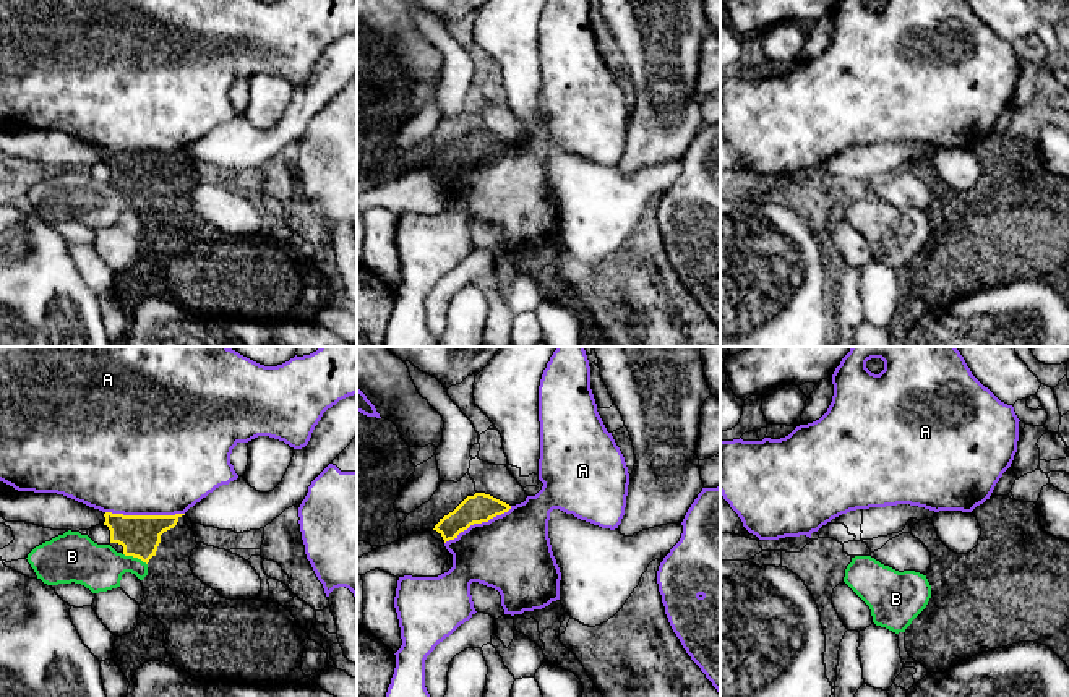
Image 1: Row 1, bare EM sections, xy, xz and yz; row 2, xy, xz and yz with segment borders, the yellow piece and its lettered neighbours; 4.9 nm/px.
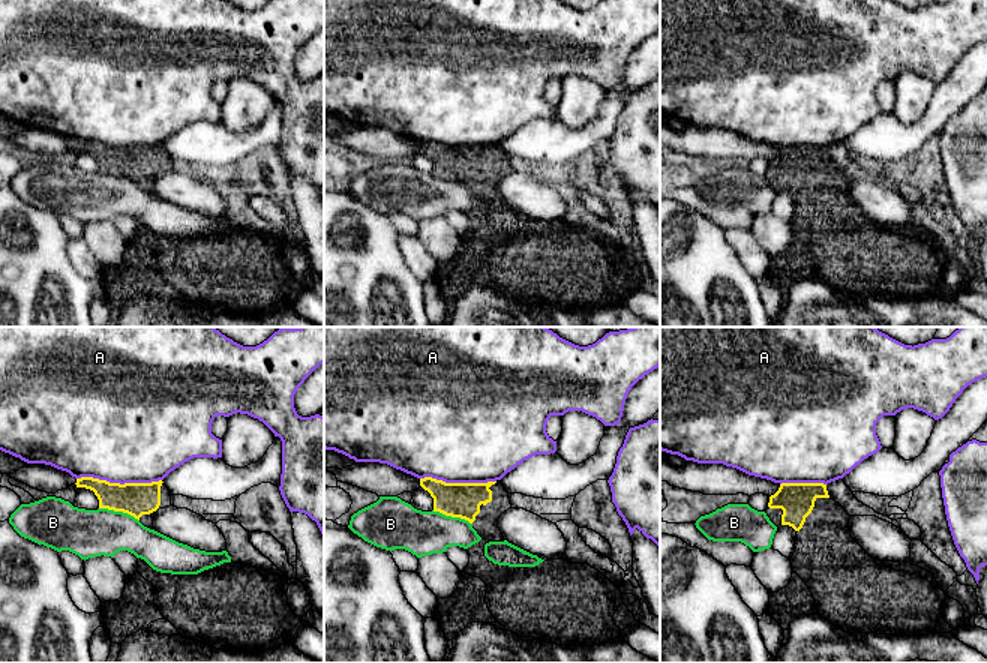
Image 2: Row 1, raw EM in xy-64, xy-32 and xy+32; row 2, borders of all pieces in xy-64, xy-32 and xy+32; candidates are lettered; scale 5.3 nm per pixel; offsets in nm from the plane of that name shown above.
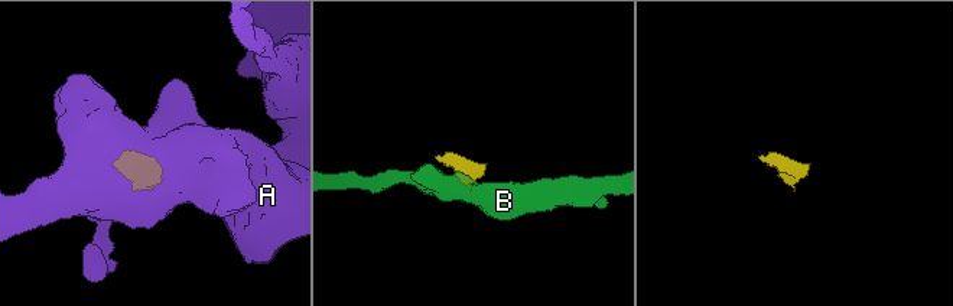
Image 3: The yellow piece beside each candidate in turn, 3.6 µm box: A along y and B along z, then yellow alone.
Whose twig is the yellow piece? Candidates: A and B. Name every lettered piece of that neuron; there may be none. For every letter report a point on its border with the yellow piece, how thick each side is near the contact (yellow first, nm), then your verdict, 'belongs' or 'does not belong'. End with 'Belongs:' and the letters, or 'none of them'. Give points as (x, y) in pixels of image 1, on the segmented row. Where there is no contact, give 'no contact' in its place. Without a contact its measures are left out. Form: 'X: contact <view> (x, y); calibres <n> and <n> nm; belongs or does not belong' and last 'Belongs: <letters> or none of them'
A: contact xy (145, 516); calibres 200 and 500 nm; does not belong
B: contact xy (135, 556); calibres 200 and 240 nm; does not belong
Belongs: none of them

